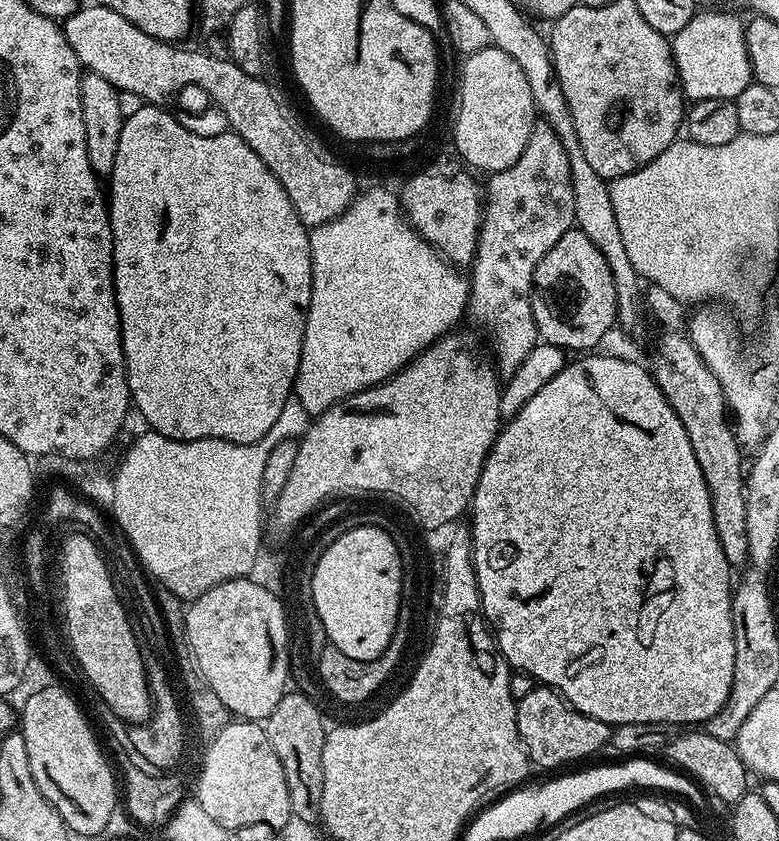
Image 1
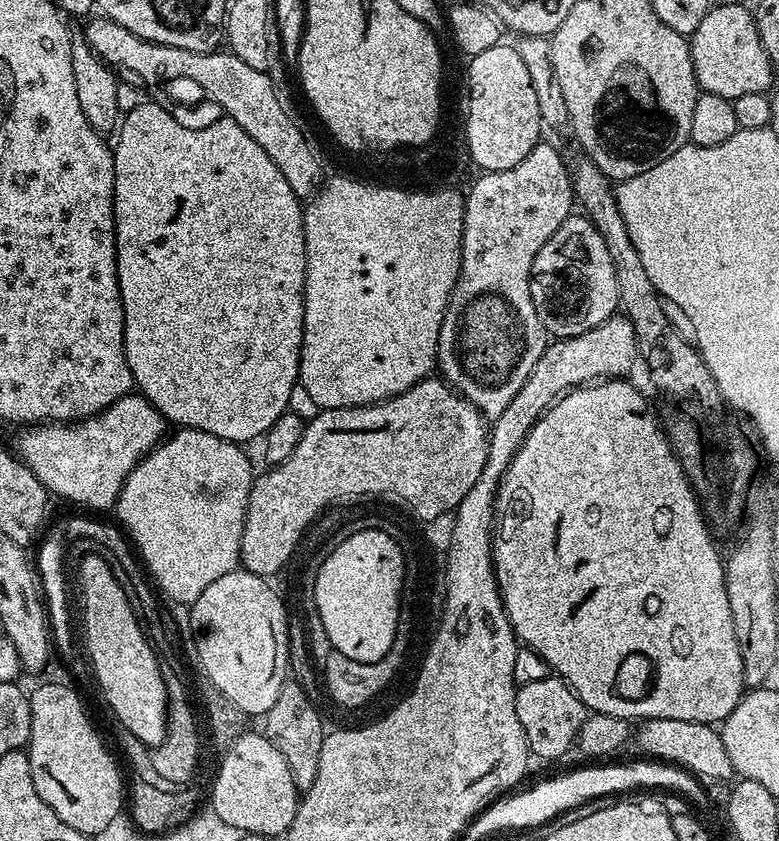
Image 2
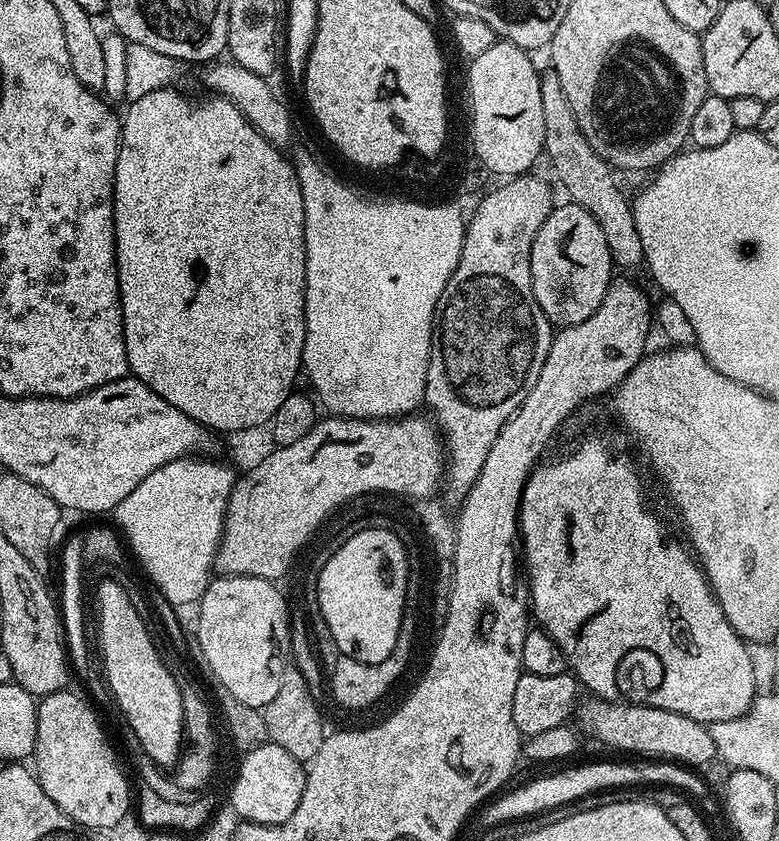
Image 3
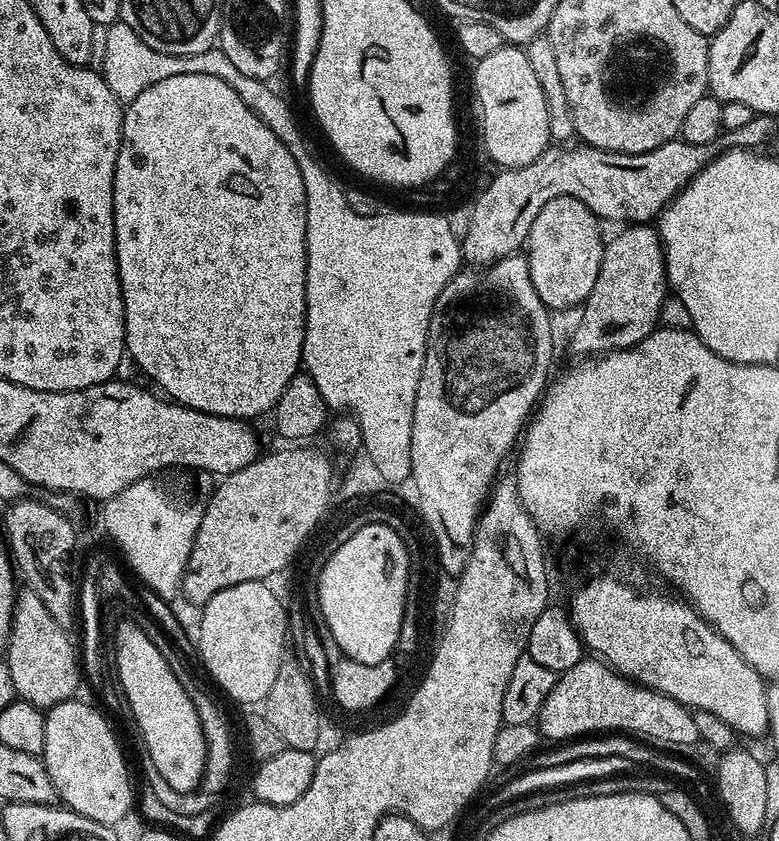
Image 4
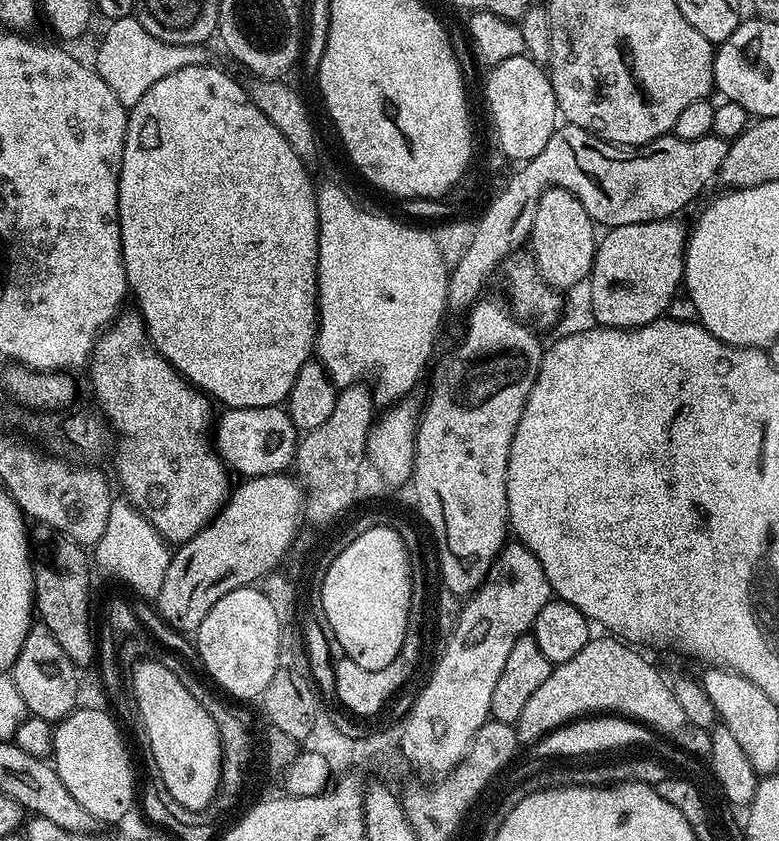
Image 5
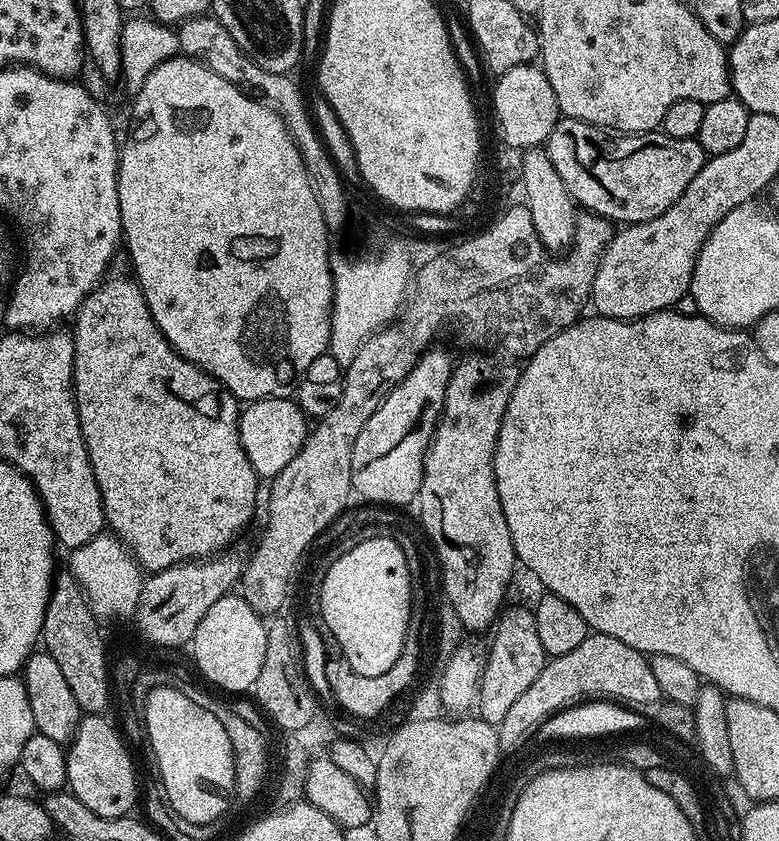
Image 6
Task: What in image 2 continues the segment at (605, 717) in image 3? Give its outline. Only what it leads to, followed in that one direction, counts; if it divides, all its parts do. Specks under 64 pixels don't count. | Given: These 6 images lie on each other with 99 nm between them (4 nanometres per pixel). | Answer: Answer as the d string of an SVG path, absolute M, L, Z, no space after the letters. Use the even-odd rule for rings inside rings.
M654 718L643 721L635 729L634 744L637 744L648 755L645 757L656 762L677 765L689 774L703 778L705 781L728 782L733 779L732 763L726 754L726 746L722 746L720 733L713 725L682 722L674 718Z

